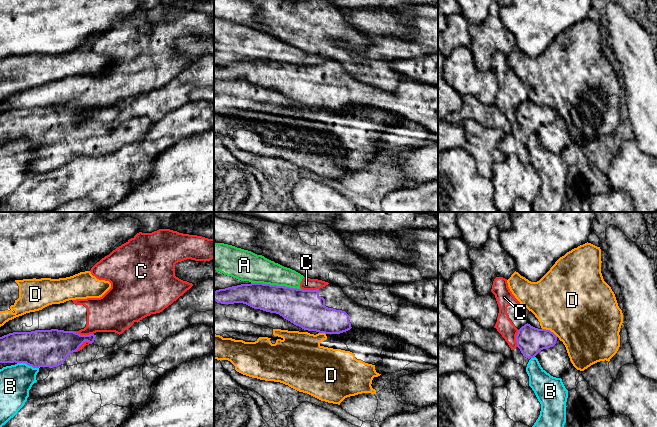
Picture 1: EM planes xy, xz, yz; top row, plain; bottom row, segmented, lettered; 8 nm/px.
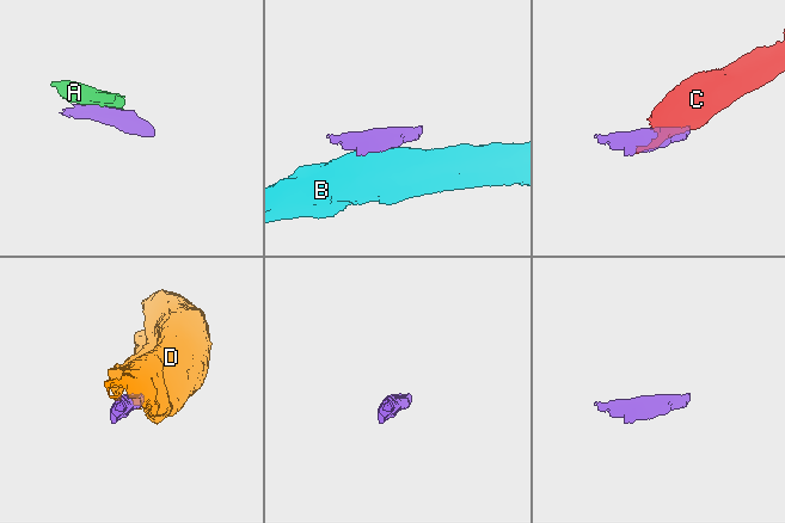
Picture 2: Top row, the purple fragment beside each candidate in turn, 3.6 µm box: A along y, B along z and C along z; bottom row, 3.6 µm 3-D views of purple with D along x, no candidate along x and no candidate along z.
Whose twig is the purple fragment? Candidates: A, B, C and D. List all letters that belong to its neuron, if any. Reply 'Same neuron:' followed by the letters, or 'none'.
Same neuron: none

